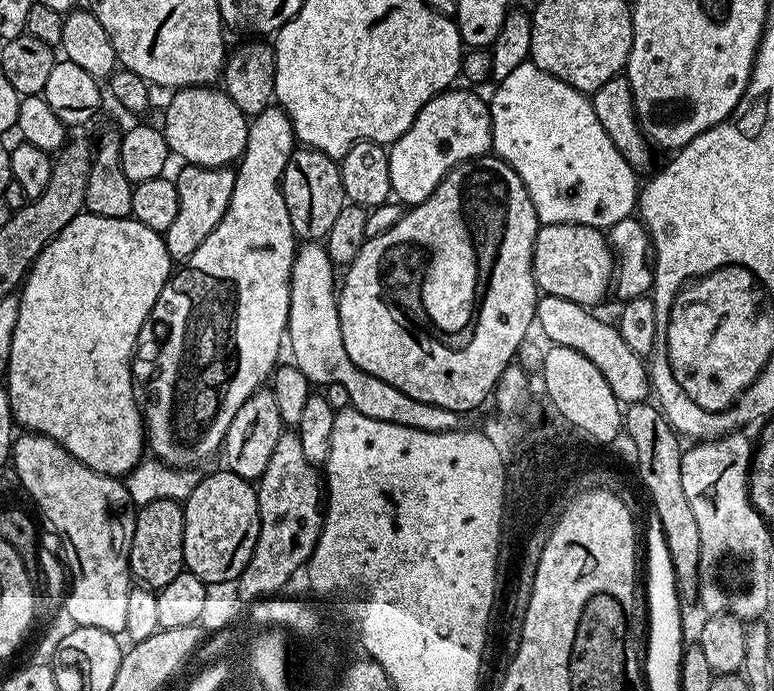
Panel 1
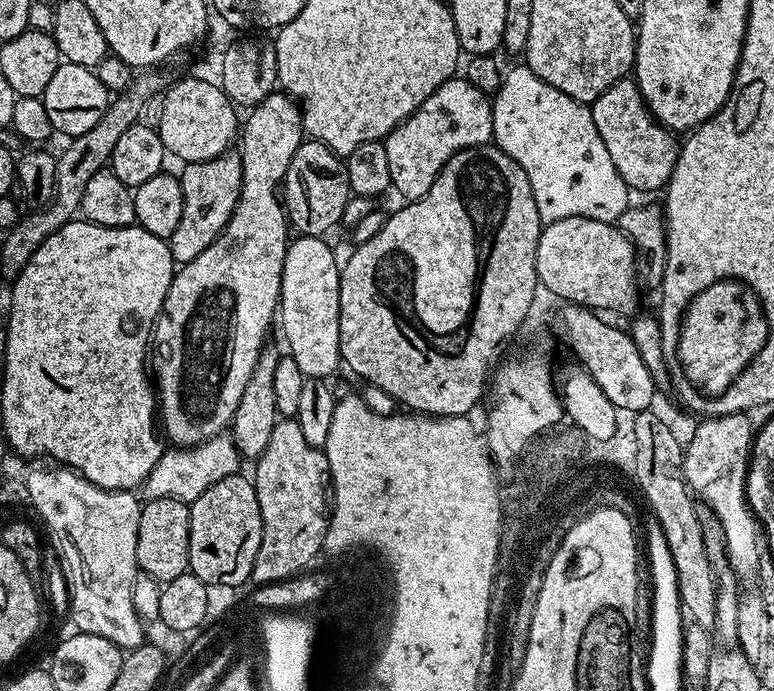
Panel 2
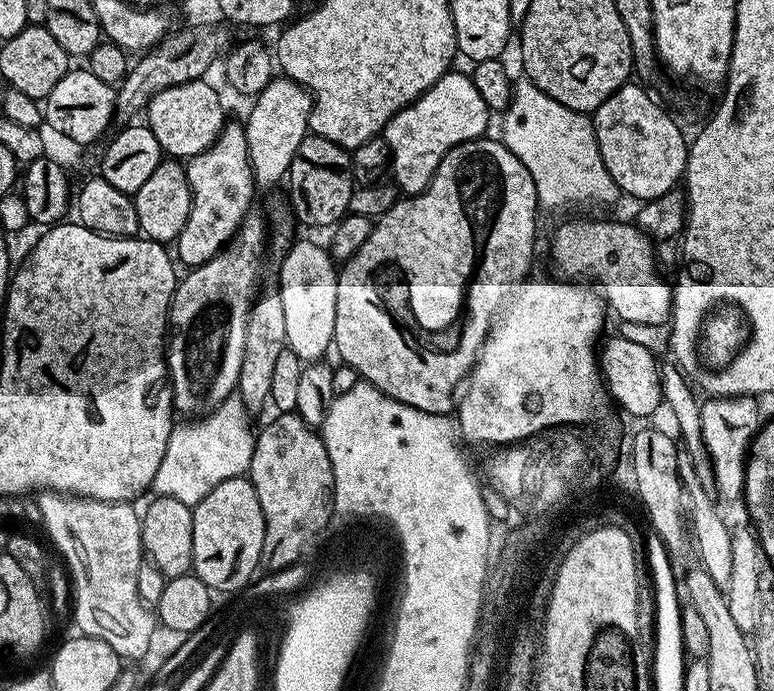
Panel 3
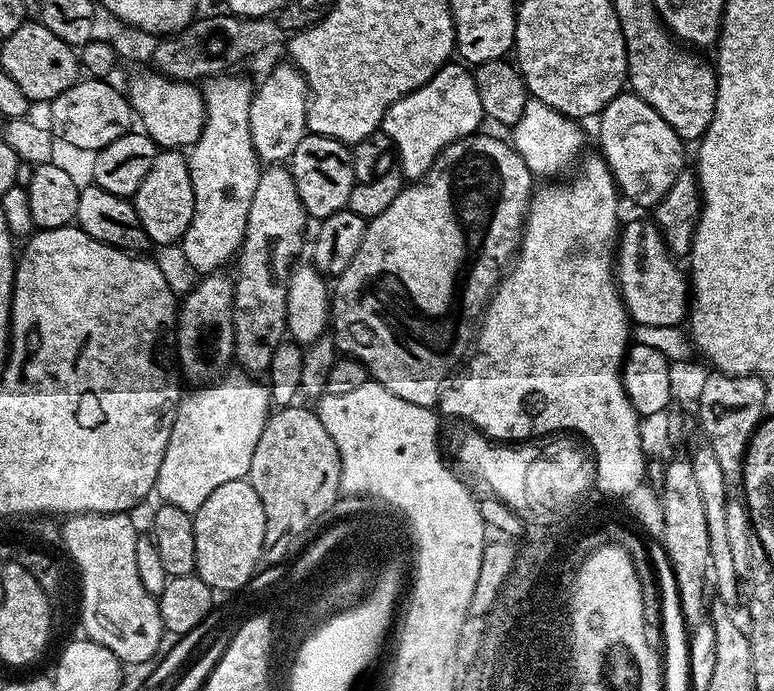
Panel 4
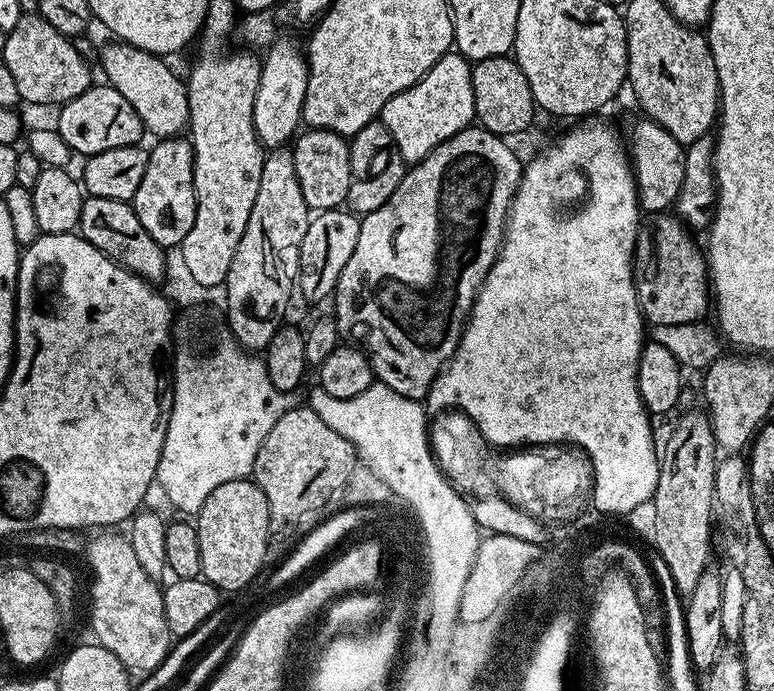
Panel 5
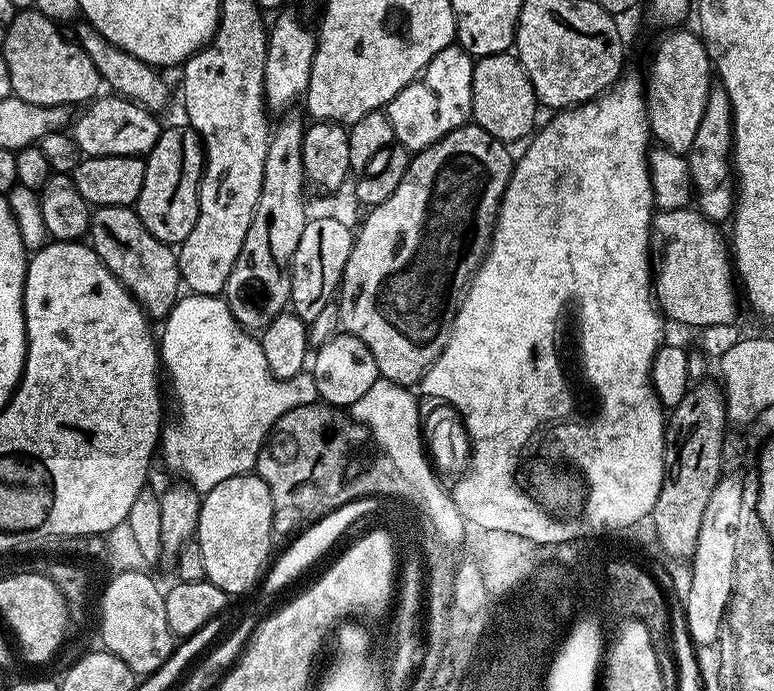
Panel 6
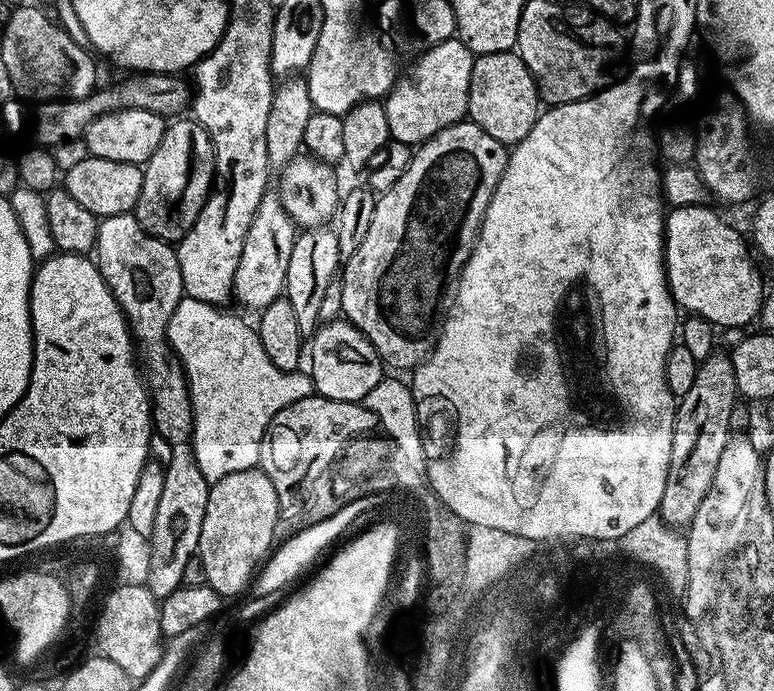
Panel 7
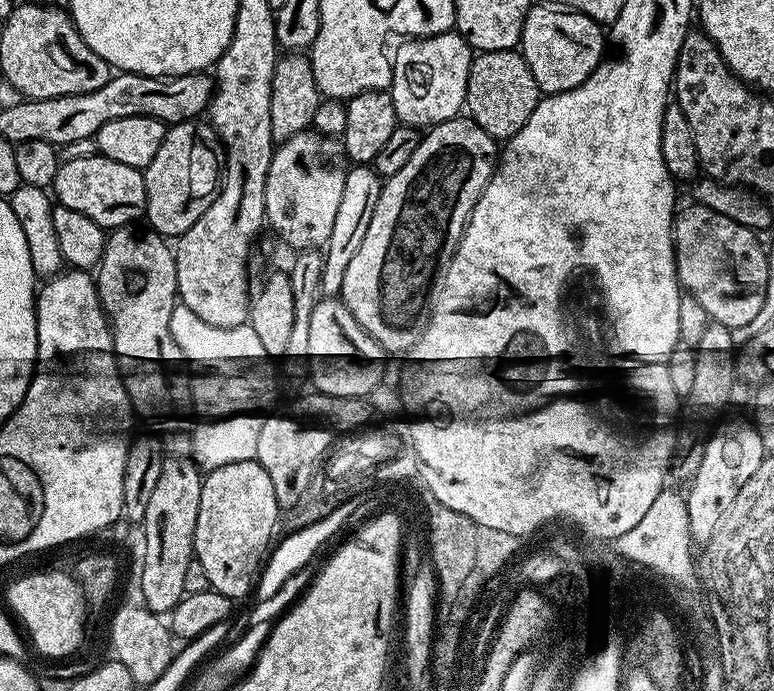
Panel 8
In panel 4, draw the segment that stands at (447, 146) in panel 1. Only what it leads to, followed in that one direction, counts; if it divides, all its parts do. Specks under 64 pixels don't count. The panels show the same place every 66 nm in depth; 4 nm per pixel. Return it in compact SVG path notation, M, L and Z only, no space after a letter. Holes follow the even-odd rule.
M449 62L441 66L421 88L414 89L389 106L382 130L388 135L394 156L396 152L400 159L400 171L413 181L425 176L443 148L464 136L479 133L480 123L485 123L485 120L475 75L463 63Z

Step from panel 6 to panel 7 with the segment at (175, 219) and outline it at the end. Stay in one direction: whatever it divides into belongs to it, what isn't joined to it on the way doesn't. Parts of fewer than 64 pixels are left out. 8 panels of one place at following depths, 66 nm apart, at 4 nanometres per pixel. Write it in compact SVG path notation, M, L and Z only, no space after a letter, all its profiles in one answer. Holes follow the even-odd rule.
M176 118L165 127L158 150L143 165L142 194L134 215L151 236L178 242L192 228L214 187L216 155L206 130L195 119Z

